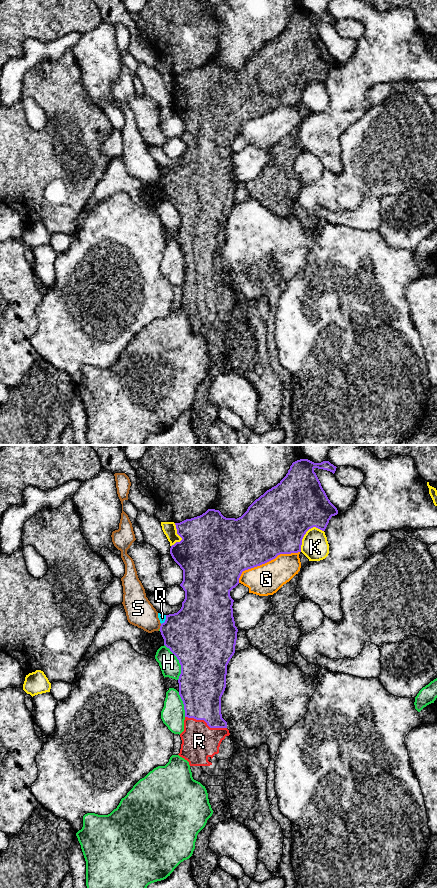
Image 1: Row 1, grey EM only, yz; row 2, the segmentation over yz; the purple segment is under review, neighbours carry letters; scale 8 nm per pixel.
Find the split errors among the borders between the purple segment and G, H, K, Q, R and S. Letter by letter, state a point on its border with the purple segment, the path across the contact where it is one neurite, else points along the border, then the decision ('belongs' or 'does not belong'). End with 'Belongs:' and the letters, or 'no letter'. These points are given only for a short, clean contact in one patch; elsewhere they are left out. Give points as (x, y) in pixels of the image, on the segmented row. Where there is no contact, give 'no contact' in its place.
G: meets purple in yz at (265, 562); does not belong
H: meets purple in yz at (179, 662); does not belong
K: meets purple in yz at (305, 533); does not belong
Q: meets purple in yz at (165, 620); does not belong
R: meets purple in yz at (206, 722); belongs
S: meets purple in yz at (160, 626); border along yz (161, 624), (159, 628); does not belong
Belongs: R

